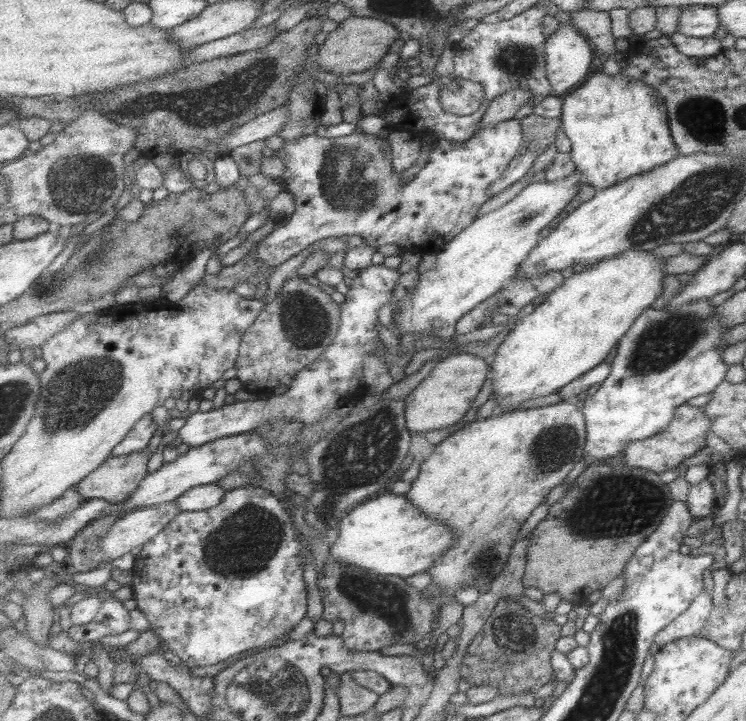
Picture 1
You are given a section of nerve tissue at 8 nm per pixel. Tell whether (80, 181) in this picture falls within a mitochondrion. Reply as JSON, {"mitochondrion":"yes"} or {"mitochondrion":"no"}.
{"mitochondrion":"yes"}

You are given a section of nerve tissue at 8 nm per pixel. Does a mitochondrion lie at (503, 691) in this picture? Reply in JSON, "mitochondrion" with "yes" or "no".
{"mitochondrion":"no"}

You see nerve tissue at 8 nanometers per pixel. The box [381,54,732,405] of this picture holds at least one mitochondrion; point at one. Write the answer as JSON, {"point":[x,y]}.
{"point":[663,344]}

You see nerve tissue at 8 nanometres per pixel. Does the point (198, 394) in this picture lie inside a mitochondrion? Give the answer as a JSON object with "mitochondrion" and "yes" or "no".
{"mitochondrion":"no"}

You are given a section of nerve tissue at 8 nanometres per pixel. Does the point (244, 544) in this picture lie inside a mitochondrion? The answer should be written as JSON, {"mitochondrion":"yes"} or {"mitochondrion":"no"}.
{"mitochondrion":"yes"}

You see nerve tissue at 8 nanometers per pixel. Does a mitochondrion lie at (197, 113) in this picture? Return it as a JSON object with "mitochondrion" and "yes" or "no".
{"mitochondrion":"yes"}

